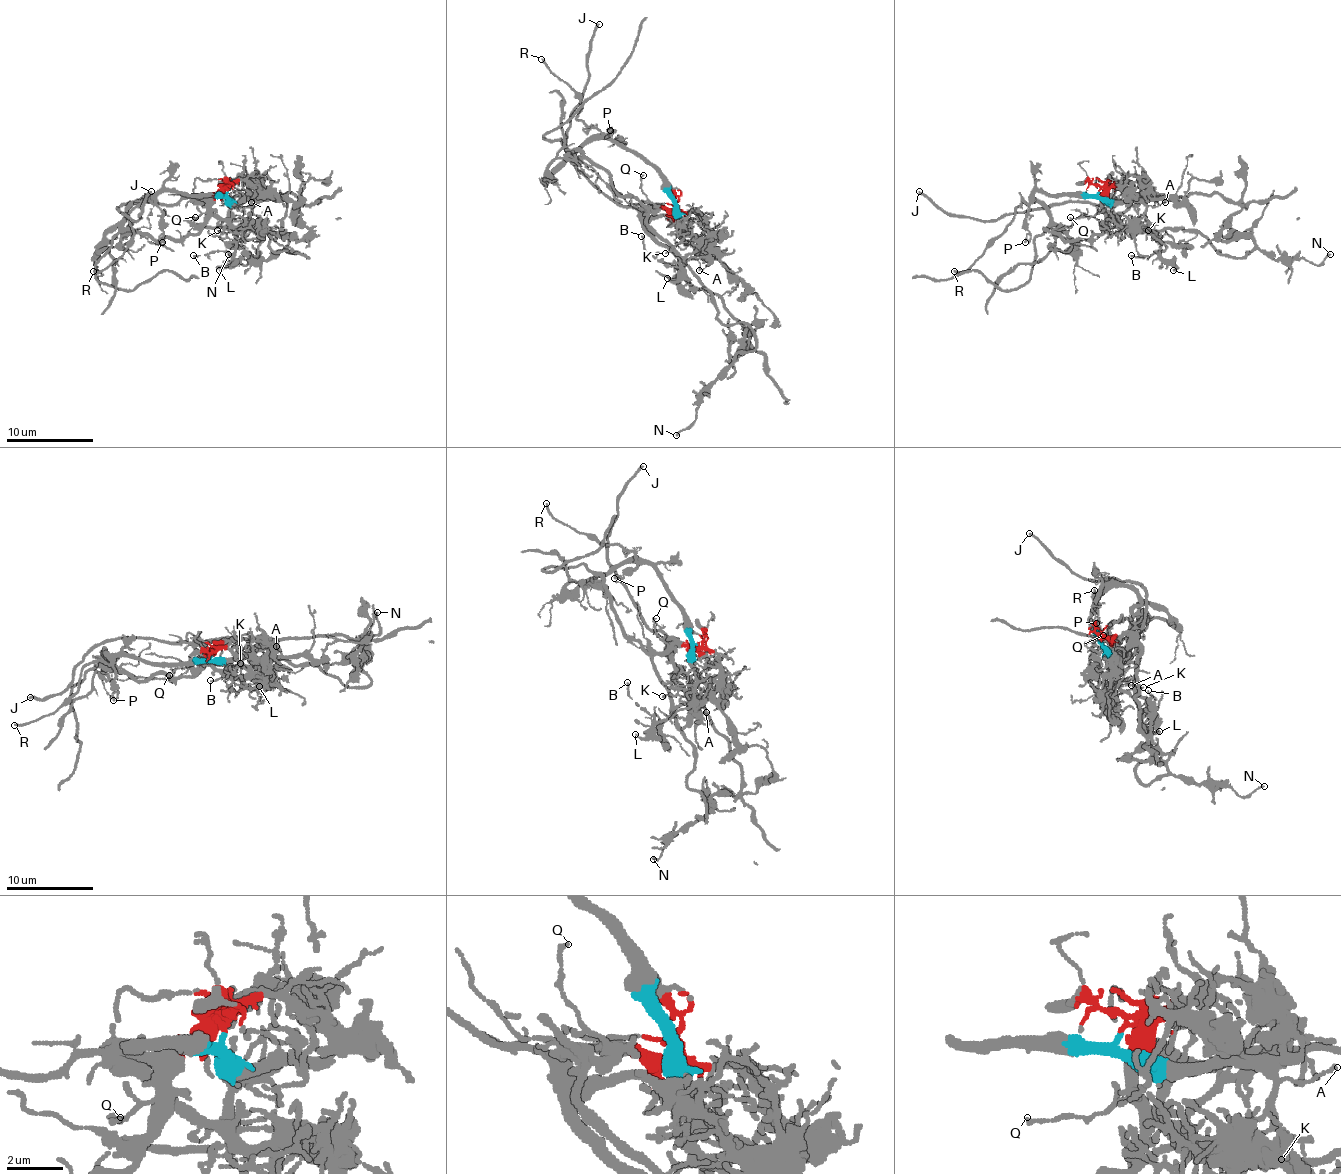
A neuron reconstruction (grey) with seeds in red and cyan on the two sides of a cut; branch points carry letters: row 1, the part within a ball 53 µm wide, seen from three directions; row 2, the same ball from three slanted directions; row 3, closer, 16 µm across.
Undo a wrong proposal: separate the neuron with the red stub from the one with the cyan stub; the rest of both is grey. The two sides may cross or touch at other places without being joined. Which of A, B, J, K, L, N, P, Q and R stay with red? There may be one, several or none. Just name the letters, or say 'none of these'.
J, K, Q

